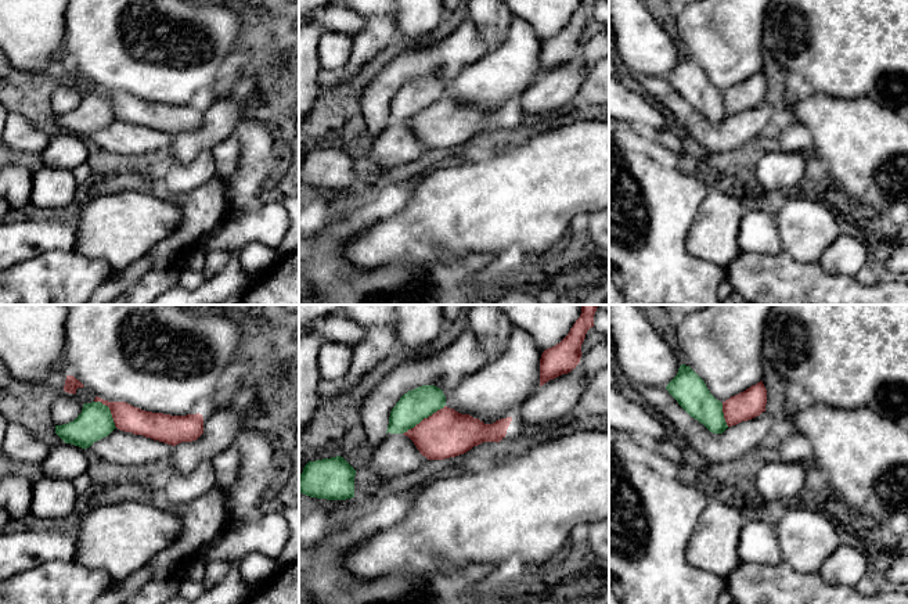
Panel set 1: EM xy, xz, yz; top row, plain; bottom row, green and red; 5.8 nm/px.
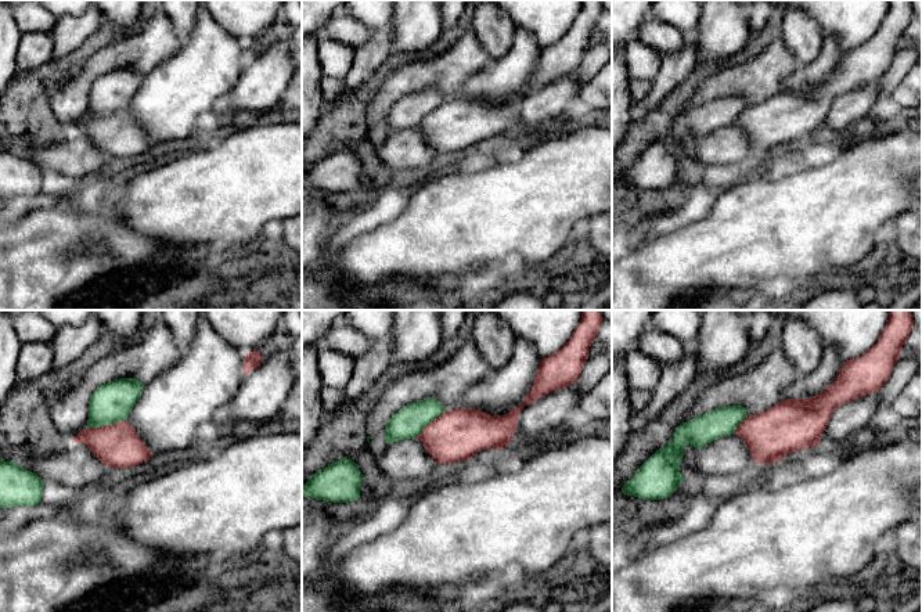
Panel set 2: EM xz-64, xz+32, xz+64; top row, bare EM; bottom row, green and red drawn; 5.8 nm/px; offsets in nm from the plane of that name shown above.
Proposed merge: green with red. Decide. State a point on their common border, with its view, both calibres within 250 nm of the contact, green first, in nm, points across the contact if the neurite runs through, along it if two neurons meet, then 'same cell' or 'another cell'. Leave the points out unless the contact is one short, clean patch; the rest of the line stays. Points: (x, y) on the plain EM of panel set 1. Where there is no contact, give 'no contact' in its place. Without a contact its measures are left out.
xz (424, 107) | 180/280 nm | same cell

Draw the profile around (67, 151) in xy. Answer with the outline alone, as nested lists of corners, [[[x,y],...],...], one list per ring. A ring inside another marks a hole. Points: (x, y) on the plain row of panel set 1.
[[[64,132],[51,137],[50,144],[40,154],[40,158],[43,166],[73,170],[87,162],[89,151],[84,139]]]

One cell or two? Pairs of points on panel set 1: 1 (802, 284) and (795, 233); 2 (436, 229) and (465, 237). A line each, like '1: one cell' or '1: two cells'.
1: two cells
2: one cell

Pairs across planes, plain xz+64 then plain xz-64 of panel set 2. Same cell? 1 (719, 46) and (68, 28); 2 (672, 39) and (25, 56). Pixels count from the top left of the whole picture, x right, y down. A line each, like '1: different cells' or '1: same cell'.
1: different cells
2: different cells

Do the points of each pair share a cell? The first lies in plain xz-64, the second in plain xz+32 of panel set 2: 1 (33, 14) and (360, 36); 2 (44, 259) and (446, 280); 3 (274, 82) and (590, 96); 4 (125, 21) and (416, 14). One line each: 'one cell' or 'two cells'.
1: one cell
2: one cell
3: two cells
4: one cell

